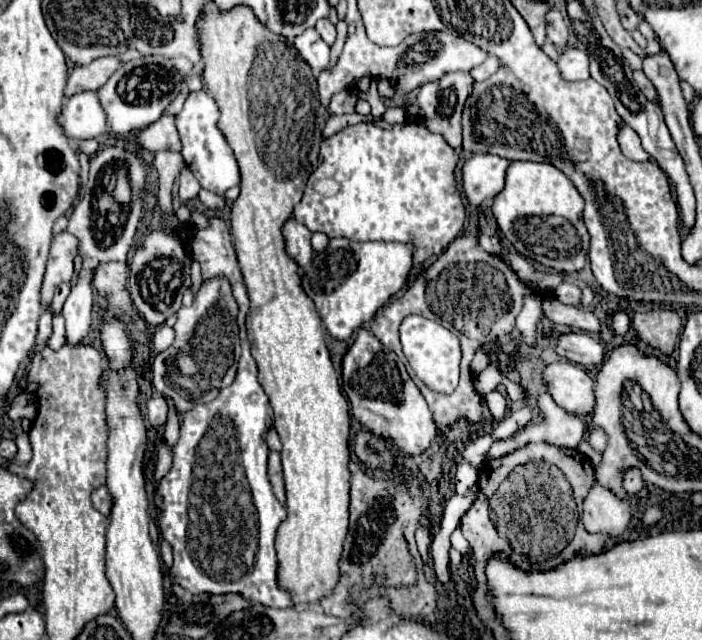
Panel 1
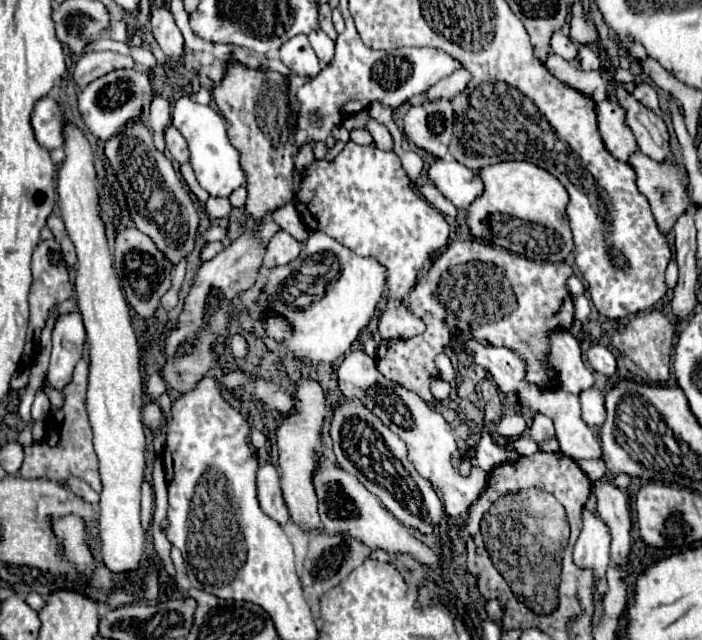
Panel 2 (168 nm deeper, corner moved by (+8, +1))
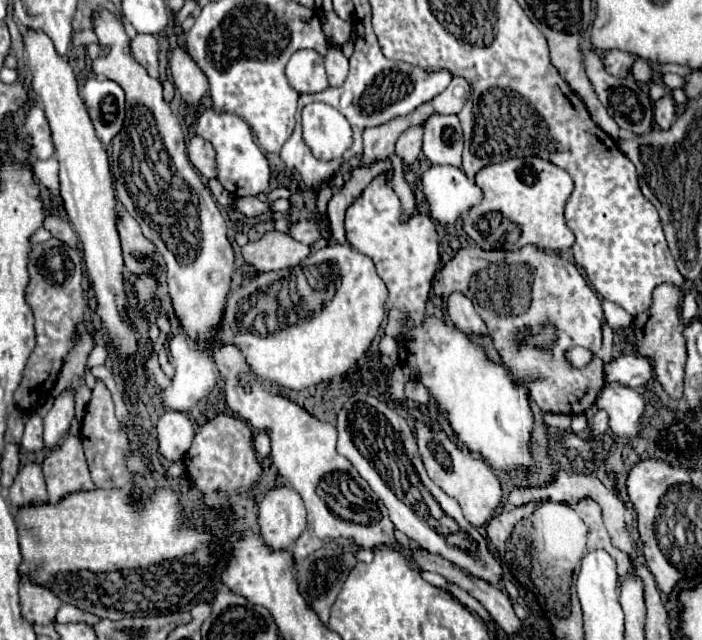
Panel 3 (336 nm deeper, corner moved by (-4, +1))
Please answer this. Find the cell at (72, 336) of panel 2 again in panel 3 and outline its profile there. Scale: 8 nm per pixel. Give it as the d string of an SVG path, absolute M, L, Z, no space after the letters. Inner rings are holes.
M64 392L56 398L52 410L44 416L44 448L52 450L60 444L64 434L74 420L74 398L72 392Z

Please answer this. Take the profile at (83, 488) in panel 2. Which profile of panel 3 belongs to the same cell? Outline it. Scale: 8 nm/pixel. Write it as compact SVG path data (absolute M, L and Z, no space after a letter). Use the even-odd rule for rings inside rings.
M76 436L64 438L64 444L46 452L42 470L52 504L58 504L64 496L70 496L72 492L96 488L88 472L82 440Z

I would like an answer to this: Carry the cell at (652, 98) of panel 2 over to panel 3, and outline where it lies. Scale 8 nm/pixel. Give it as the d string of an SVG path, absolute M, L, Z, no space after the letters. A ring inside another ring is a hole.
M664 96L662 100L656 102L654 118L656 118L656 124L658 124L662 130L668 130L668 128L672 126L672 122L674 122L674 118L676 118L672 96Z

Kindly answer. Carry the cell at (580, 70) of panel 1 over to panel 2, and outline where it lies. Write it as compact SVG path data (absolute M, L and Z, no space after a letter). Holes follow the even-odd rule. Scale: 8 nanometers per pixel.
M588 46L578 48L578 62L580 70L600 70L600 58Z

